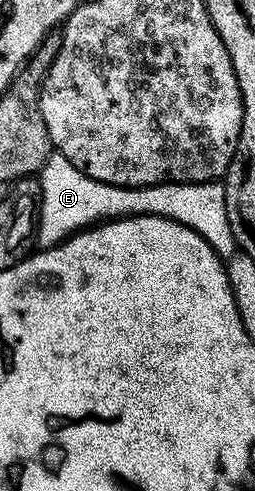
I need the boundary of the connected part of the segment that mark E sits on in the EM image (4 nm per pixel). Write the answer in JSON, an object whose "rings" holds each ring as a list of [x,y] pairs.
{"rings":[[[52,153],[41,172],[43,197],[39,205],[37,243],[40,248],[58,247],[63,240],[98,224],[132,215],[160,215],[193,229],[221,257],[234,255],[237,244],[229,225],[222,182],[153,183],[141,187],[118,187],[81,173],[63,155]]]}

